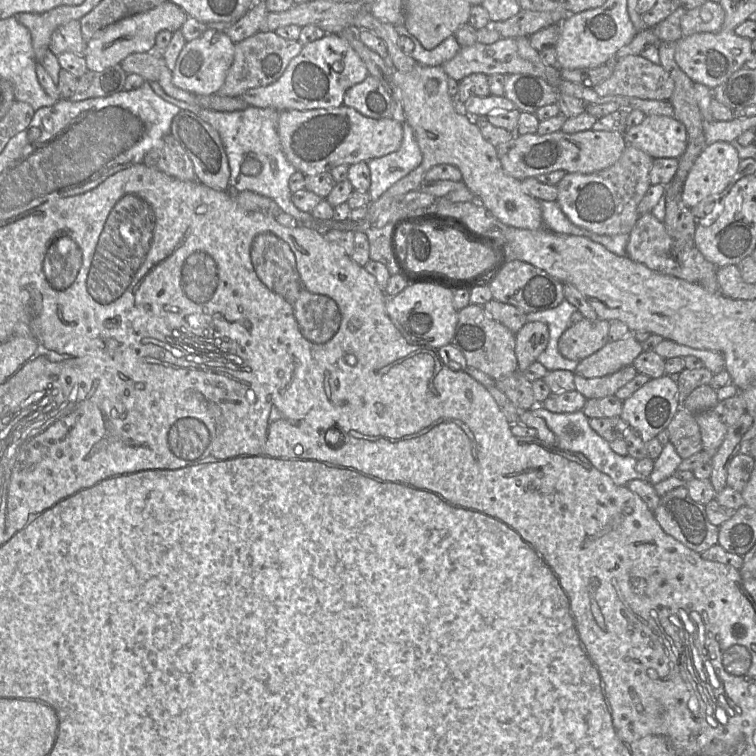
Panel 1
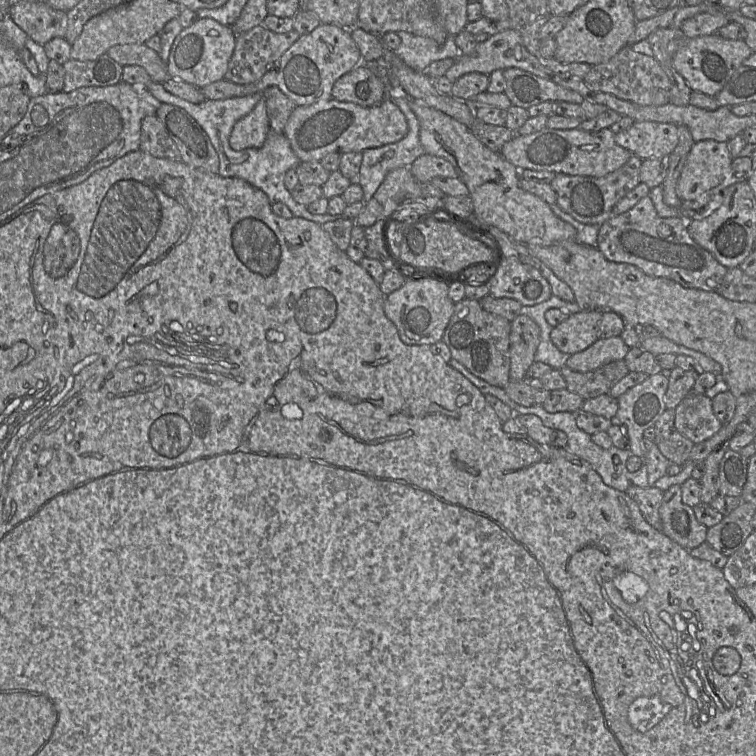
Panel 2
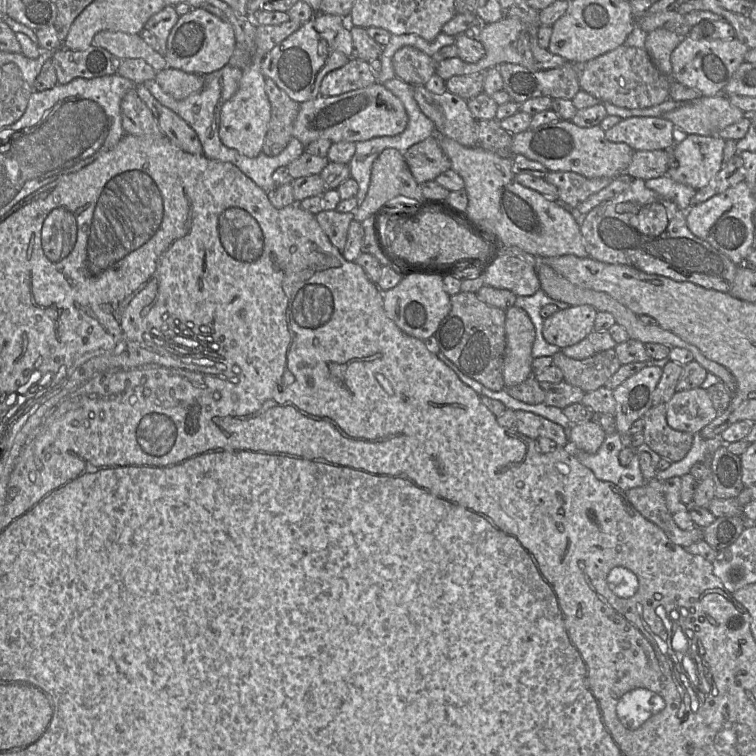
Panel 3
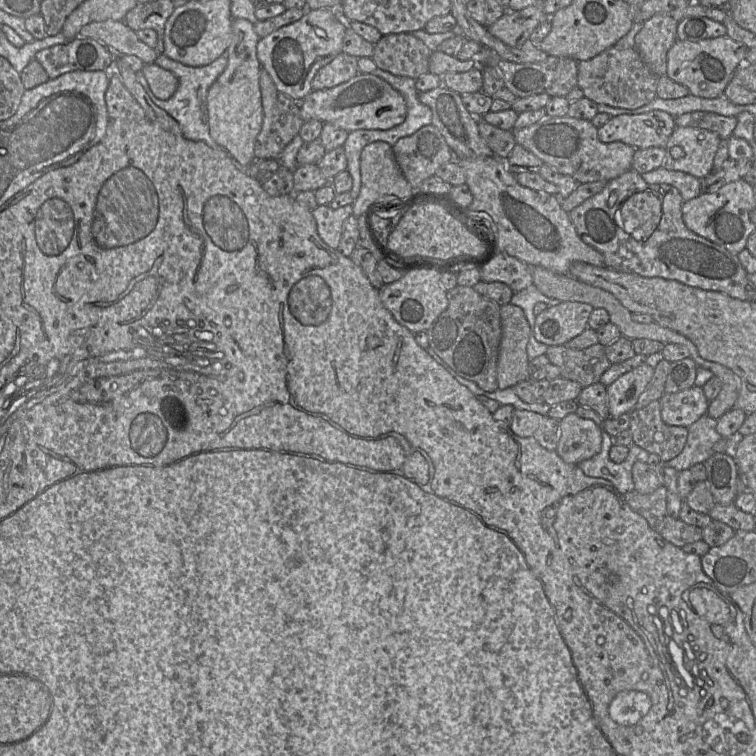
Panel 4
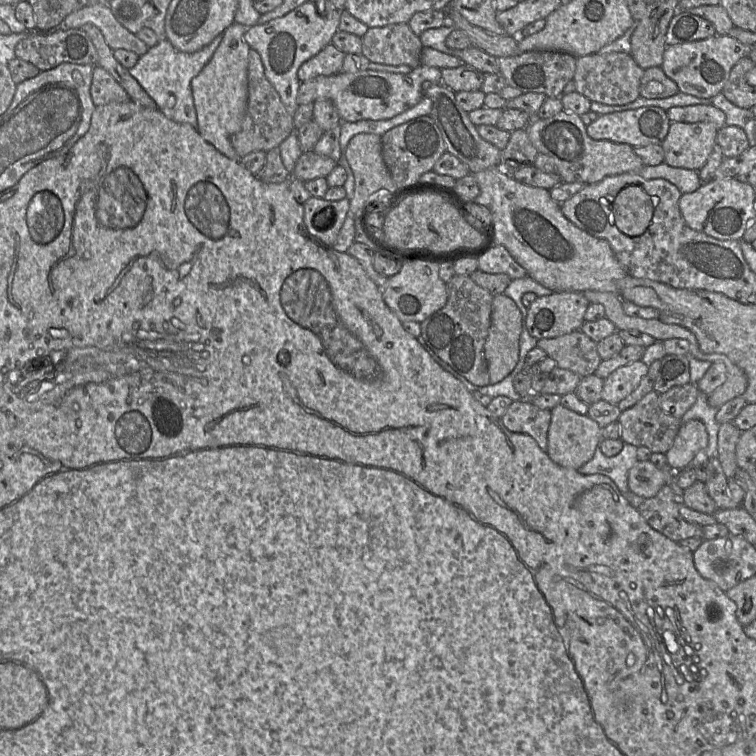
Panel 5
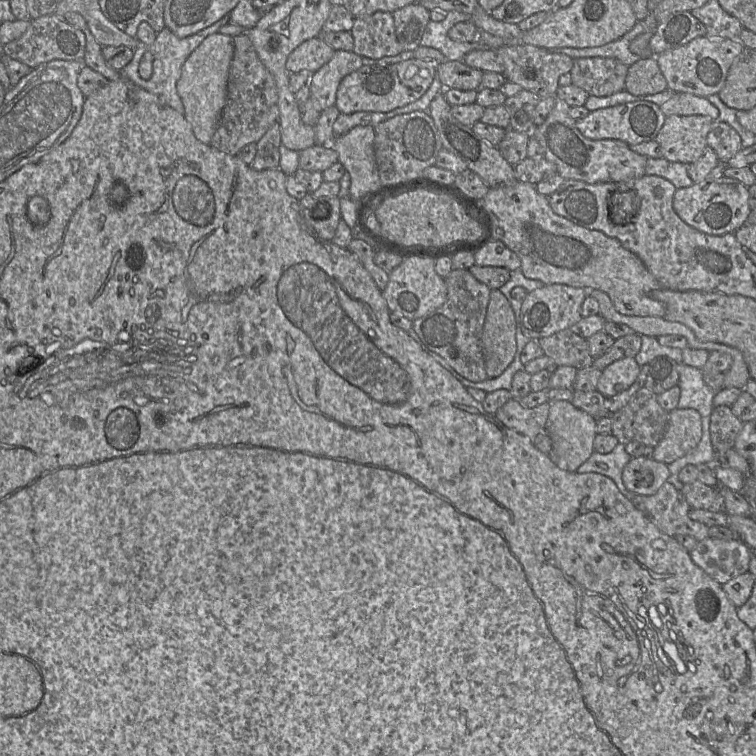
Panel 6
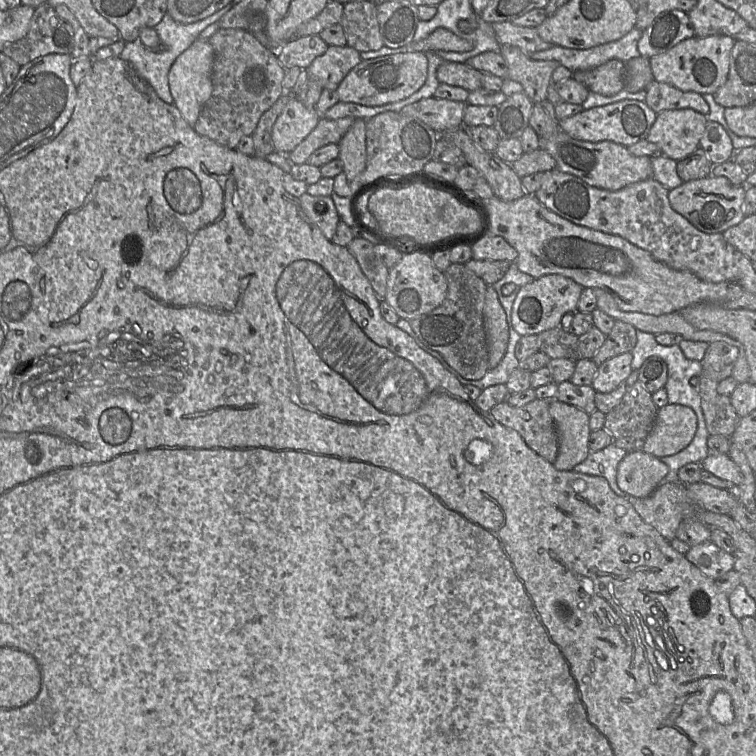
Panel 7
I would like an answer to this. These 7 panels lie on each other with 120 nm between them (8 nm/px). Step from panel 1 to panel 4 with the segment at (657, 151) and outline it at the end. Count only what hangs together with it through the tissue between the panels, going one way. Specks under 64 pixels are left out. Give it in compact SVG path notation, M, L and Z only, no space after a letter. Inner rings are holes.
M653 110L611 117L598 128L597 136L604 143L620 141L635 149L665 148L676 127L675 117L664 111Z

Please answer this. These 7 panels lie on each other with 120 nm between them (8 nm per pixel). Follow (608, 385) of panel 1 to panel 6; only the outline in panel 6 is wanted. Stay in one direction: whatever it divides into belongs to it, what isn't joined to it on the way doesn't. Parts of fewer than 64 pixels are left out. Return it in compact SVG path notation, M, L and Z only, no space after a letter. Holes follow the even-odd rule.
M570 329L539 338L537 342L544 354L550 357L555 364L572 366L577 370L593 364L594 358L590 353L587 339Z

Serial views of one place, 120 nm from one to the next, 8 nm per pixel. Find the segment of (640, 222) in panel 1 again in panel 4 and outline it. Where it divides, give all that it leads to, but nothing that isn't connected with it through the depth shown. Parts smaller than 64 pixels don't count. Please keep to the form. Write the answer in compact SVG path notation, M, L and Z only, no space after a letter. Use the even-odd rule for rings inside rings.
M629 169L609 181L601 192L571 210L569 217L579 237L603 255L608 268L643 277L674 280L694 288L722 292L742 301L754 300L754 288L738 255L689 230L682 219L683 202L675 187L668 184L648 184L641 174ZM645 190L653 192L660 199L662 217L653 235L639 242L622 228L619 207L631 195ZM613 192L618 198L614 206L610 207L608 199Z

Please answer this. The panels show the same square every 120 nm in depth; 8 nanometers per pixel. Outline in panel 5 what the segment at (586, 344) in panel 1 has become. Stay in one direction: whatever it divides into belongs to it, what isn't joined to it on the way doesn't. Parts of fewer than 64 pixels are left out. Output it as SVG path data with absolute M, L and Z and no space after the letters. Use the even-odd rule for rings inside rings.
M557 291L537 298L527 307L526 327L536 339L556 338L580 330L585 322L585 312L590 302L581 292Z

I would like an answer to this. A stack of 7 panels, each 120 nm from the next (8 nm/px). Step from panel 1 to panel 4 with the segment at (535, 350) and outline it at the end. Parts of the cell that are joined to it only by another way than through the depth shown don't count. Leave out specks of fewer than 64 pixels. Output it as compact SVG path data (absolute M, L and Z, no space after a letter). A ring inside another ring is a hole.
M512 303L500 307L502 337L497 362L498 389L530 379L527 355L530 326L523 309Z

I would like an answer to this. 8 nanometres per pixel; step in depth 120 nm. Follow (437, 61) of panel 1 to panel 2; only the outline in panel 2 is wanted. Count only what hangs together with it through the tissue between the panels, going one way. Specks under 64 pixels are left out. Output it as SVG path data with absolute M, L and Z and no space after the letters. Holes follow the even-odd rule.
M405 31L396 33L401 39L401 44L394 53L415 71L423 72L434 61L460 57L455 36L448 35L445 43L438 45L431 38L415 36Z

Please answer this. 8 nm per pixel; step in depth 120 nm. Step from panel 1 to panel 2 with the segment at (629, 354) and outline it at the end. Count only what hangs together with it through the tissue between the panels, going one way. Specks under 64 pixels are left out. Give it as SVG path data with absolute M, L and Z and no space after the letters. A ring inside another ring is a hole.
M620 336L599 338L587 349L570 355L566 366L577 372L593 371L610 362L624 360L629 350Z

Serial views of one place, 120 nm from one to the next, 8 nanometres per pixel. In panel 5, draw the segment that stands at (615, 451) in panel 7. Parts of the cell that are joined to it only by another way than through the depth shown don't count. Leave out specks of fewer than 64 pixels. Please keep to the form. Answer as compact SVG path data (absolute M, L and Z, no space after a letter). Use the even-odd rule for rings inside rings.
M624 443L621 452L612 457L605 456L598 447L592 459L577 470L584 475L605 475L613 481L621 494L626 494L630 491L628 486L629 470L637 462L637 447Z

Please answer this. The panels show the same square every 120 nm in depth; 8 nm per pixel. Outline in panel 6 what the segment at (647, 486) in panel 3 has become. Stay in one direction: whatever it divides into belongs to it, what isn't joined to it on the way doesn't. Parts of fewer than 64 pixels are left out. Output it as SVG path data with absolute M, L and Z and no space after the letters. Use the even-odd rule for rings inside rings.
M667 481L653 495L639 495L628 490L628 492L626 492L626 498L661 532L668 536L691 536L698 542L708 537L709 527L689 517L691 507L684 499L681 491L677 490Z

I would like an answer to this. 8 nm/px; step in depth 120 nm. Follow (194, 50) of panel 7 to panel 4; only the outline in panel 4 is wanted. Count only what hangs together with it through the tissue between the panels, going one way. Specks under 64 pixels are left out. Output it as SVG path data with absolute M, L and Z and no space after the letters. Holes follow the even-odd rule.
M233 19L227 66L207 94L210 136L242 165L251 164L256 159L254 146L263 122L259 84L261 65L257 58L259 39L253 23L246 19Z

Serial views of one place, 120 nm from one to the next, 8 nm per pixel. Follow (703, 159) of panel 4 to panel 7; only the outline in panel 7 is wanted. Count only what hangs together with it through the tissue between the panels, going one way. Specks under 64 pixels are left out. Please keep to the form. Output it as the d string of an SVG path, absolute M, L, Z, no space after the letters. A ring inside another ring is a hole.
M690 108L664 110L657 113L646 139L658 145L663 155L679 161L700 147L707 121L705 115Z

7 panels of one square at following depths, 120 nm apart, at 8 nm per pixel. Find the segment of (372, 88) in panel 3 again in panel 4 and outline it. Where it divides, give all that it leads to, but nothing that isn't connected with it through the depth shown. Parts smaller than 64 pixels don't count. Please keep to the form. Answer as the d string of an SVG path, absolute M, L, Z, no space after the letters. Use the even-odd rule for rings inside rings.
M358 74L352 79L329 89L311 91L300 103L303 121L318 120L352 132L355 130L388 130L401 124L407 116L402 95L382 78Z

